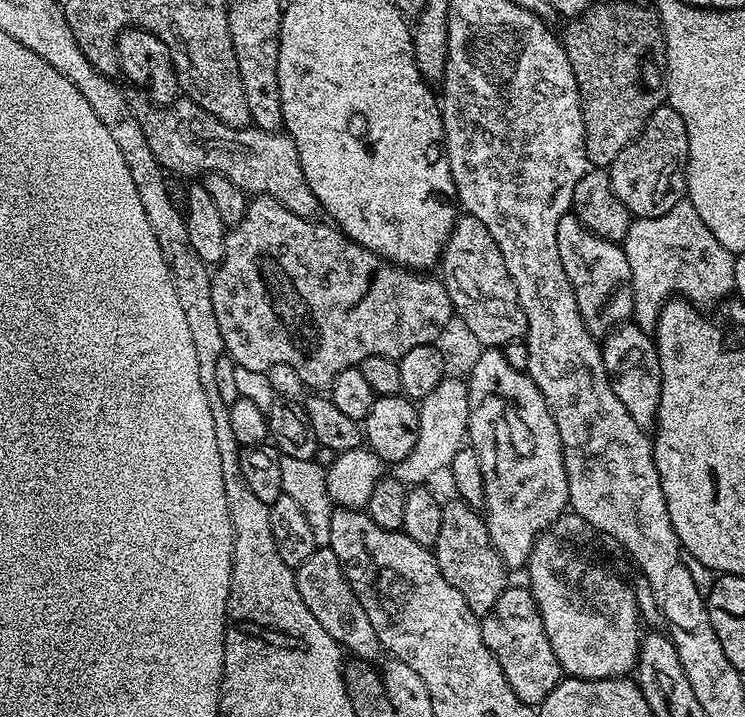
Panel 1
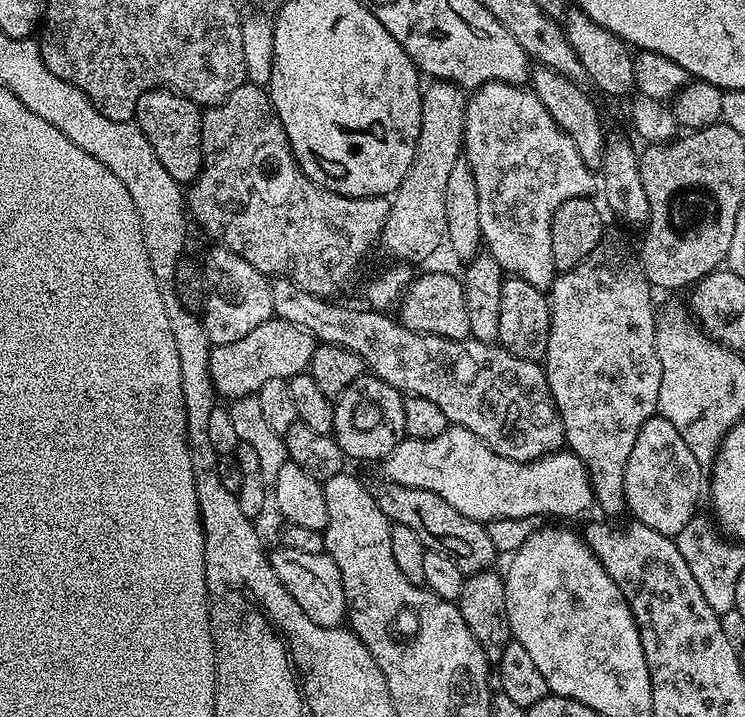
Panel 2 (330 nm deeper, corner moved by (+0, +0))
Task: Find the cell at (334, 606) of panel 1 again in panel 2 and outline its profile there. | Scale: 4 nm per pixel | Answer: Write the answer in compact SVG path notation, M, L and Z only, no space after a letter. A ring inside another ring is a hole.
M277 546L276 549L271 549L270 559L274 566L274 574L282 578L282 586L290 590L294 602L302 606L302 610L314 623L327 628L339 628L345 623L348 603L342 586L342 574L330 557L324 552L306 554L303 550L290 550Z

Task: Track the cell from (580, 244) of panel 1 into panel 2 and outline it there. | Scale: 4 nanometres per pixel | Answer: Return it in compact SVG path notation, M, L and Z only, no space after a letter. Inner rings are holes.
M601 242L574 266L574 270L561 272L550 289L552 317L550 342L542 361L544 377L556 403L564 427L564 443L588 469L592 483L595 507L605 512L605 517L620 518L625 515L624 479L630 450L638 439L642 422L657 415L658 386L662 386L662 362L658 362L656 349L657 309L652 309L654 289L649 284L637 253L624 244Z

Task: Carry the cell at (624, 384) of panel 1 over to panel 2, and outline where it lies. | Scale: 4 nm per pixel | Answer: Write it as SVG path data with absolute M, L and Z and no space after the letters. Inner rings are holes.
M654 415L646 422L642 422L642 430L638 430L638 439L634 442L634 450L630 450L630 462L626 462L626 478L624 479L624 503L629 513L633 512L635 519L641 524L650 526L650 530L658 530L658 534L666 534L675 537L679 534L684 526L697 515L700 504L700 487L706 484L706 472L698 466L698 458L694 458L694 453L686 447L686 442L682 438L682 434L678 434L678 430L674 430L674 426L670 426L670 422L666 422L666 418L662 415Z

